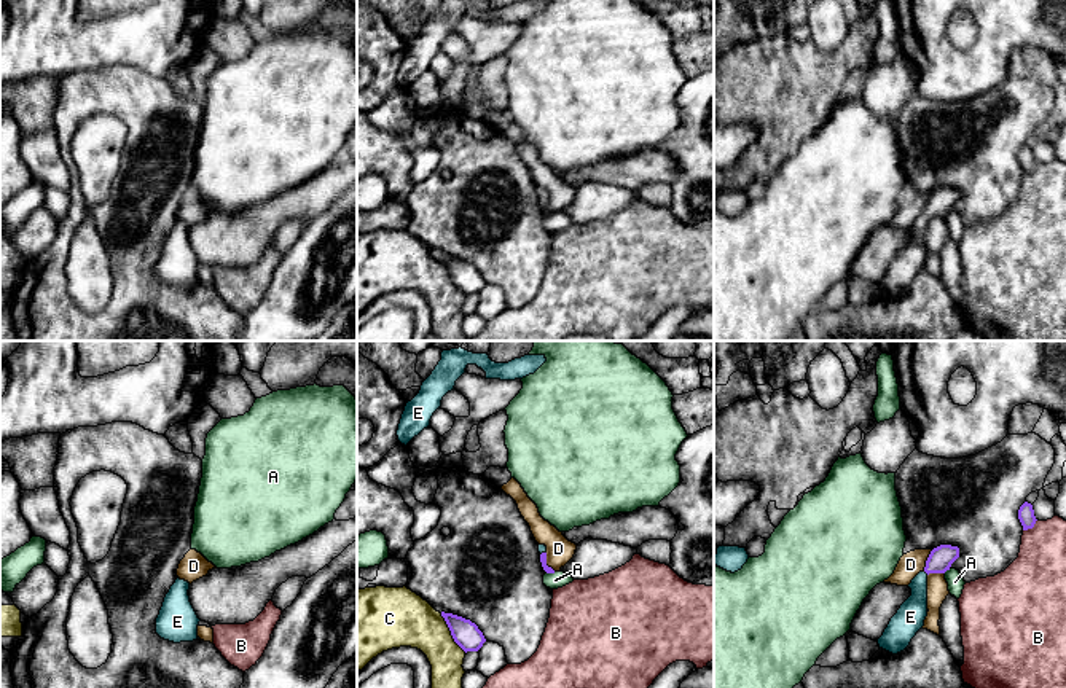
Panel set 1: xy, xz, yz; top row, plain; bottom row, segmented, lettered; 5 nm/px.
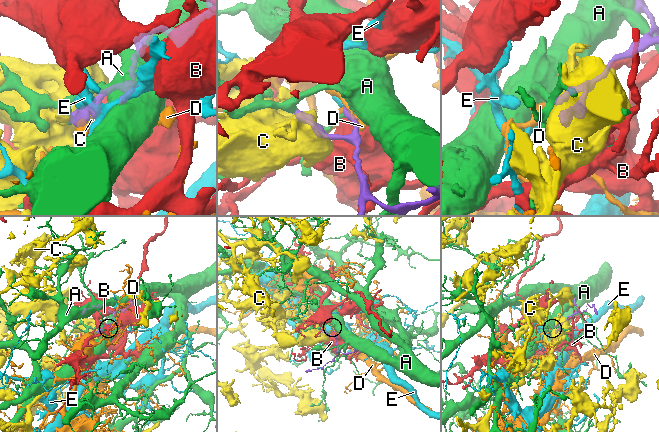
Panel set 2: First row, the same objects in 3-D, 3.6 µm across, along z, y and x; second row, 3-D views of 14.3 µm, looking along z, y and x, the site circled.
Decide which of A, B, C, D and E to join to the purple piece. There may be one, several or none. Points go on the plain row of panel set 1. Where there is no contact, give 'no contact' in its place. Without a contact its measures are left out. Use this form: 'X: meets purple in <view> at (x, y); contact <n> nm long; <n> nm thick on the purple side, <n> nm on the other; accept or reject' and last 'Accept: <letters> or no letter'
A: meets purple in yz at (947, 212); contact 40 nm long; 120 nm thick on the purple side, 80 nm on the other; reject
B: meets purple in yz at (1031, 171); contact 100 nm long; 80 nm thick on the purple side, 280 nm on the other; reject
C: meets purple in xz at (451, 276); contact 240 nm long; 140 nm thick on the purple side, 280 nm on the other; reject
D: meets purple in yz at (926, 204); contact 120 nm long; 120 nm thick on the purple side, 120 nm on the other; reject
E: meets purple in yz at (926, 215); contact 30 nm long; 120 nm thick on the purple side, 150 nm on the other; accept
Accept: E

